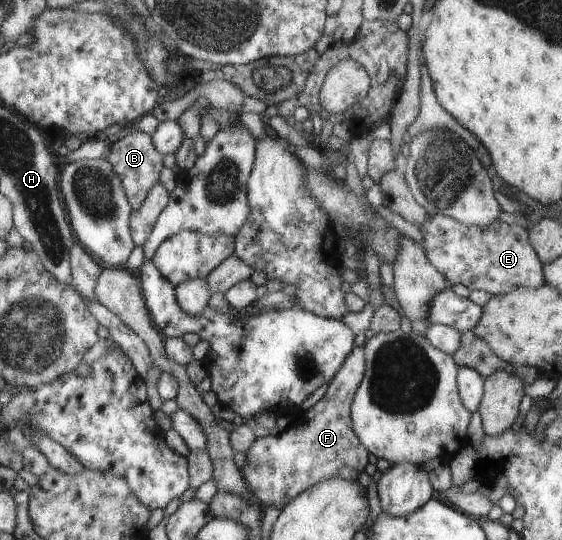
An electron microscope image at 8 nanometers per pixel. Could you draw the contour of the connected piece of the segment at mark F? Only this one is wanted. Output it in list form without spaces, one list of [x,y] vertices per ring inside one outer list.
[[[368,340],[364,345],[354,347],[353,353],[346,359],[345,364],[328,385],[325,395],[313,407],[304,412],[302,422],[290,423],[276,436],[258,437],[252,448],[246,453],[246,462],[241,472],[249,484],[250,492],[260,500],[263,506],[276,506],[284,510],[285,506],[301,492],[325,478],[344,477],[357,481],[356,478],[360,472],[370,472],[374,457],[354,430],[351,415],[358,387],[365,377],[367,342]]]

